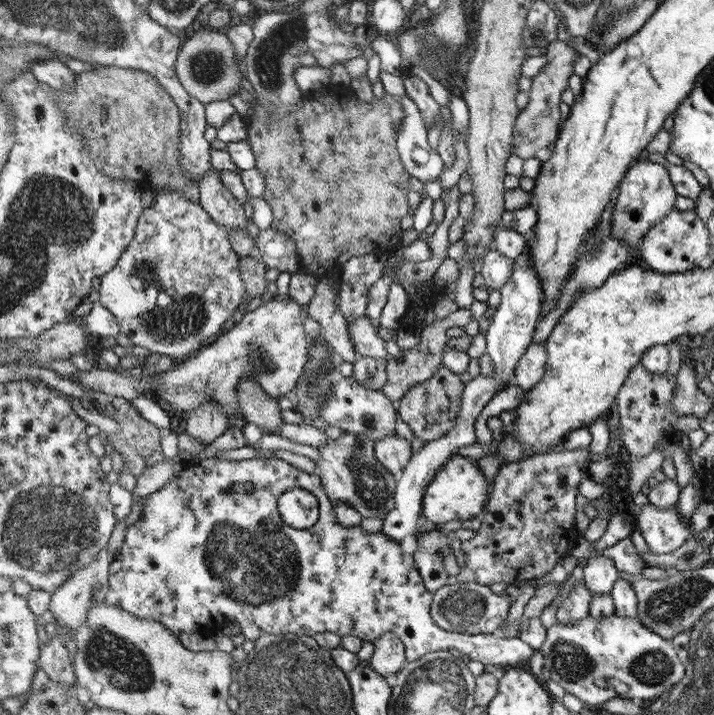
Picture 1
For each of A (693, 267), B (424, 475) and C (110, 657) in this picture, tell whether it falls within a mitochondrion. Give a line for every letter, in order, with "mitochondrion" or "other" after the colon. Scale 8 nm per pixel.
A: other
B: other
C: mitochondrion

